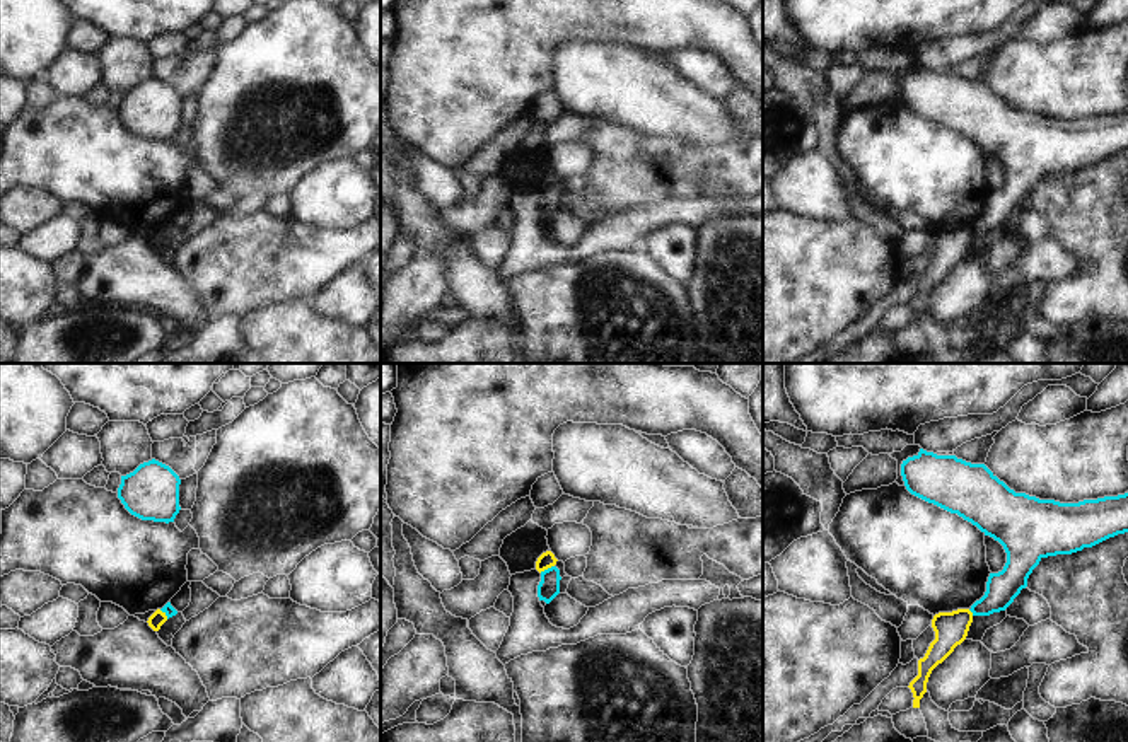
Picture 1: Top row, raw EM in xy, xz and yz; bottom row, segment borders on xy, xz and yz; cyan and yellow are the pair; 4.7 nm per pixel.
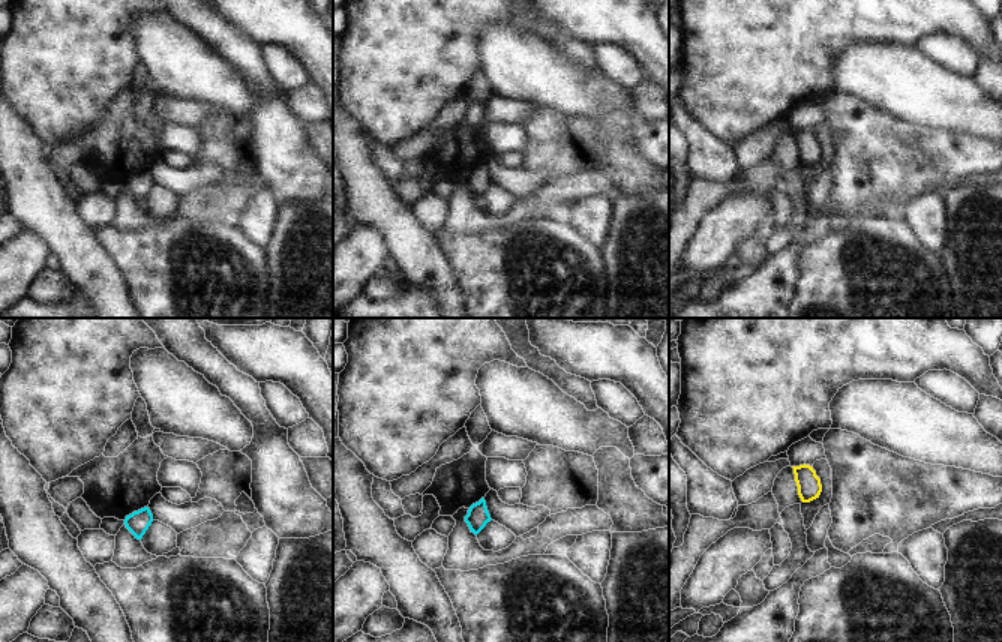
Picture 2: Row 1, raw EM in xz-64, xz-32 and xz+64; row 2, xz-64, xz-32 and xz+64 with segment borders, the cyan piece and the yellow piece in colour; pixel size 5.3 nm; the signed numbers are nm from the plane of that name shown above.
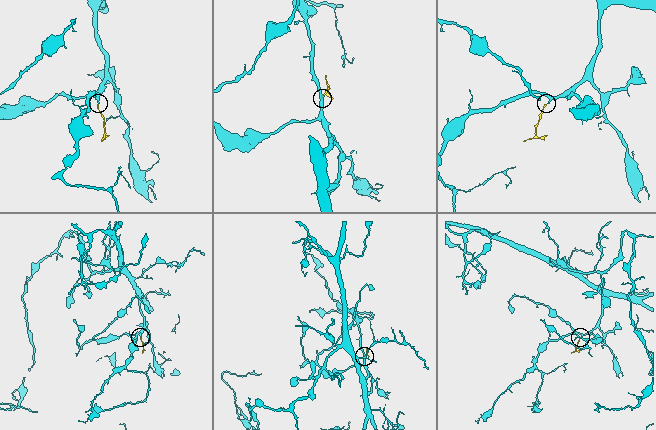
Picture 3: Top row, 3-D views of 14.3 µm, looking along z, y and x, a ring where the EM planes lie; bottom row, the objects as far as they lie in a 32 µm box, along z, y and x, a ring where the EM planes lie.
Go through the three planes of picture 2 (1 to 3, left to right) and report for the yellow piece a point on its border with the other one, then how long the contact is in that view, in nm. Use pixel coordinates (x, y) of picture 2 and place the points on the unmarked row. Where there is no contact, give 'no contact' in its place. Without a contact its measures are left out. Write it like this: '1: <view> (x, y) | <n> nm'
1: no contact
2: no contact
3: no contact

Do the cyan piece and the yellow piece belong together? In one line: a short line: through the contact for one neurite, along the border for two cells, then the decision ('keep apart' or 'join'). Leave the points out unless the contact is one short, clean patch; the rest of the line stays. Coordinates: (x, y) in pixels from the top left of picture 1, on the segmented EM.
line xz (553, 565), (540, 572); keep apart

